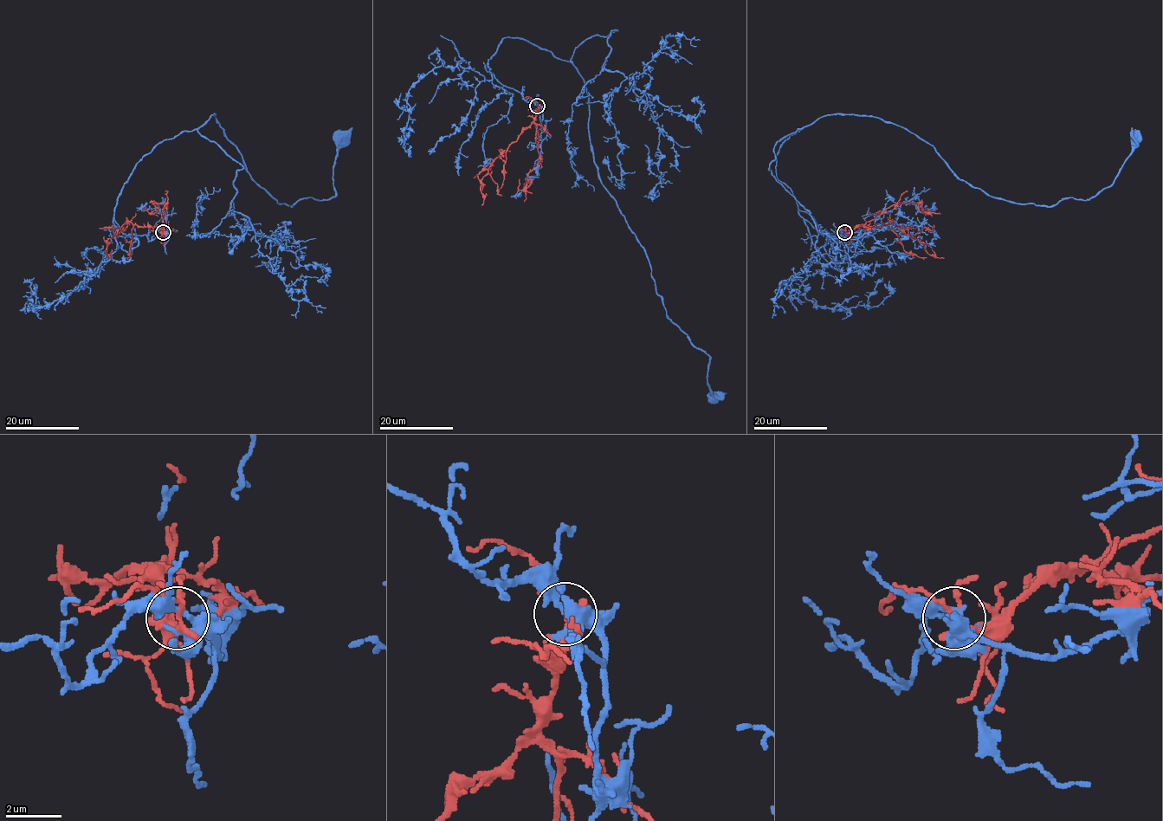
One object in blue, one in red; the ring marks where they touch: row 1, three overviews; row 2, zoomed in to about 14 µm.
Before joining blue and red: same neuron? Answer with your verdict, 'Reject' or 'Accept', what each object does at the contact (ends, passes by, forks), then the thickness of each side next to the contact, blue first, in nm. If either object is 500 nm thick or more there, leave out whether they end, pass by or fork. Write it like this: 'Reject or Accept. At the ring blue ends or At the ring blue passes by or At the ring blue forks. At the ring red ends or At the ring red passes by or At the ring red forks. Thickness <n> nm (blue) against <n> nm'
Reject. At the ring blue passes by. At the ring red forks. Thickness 280 nm (blue) against 200 nm

